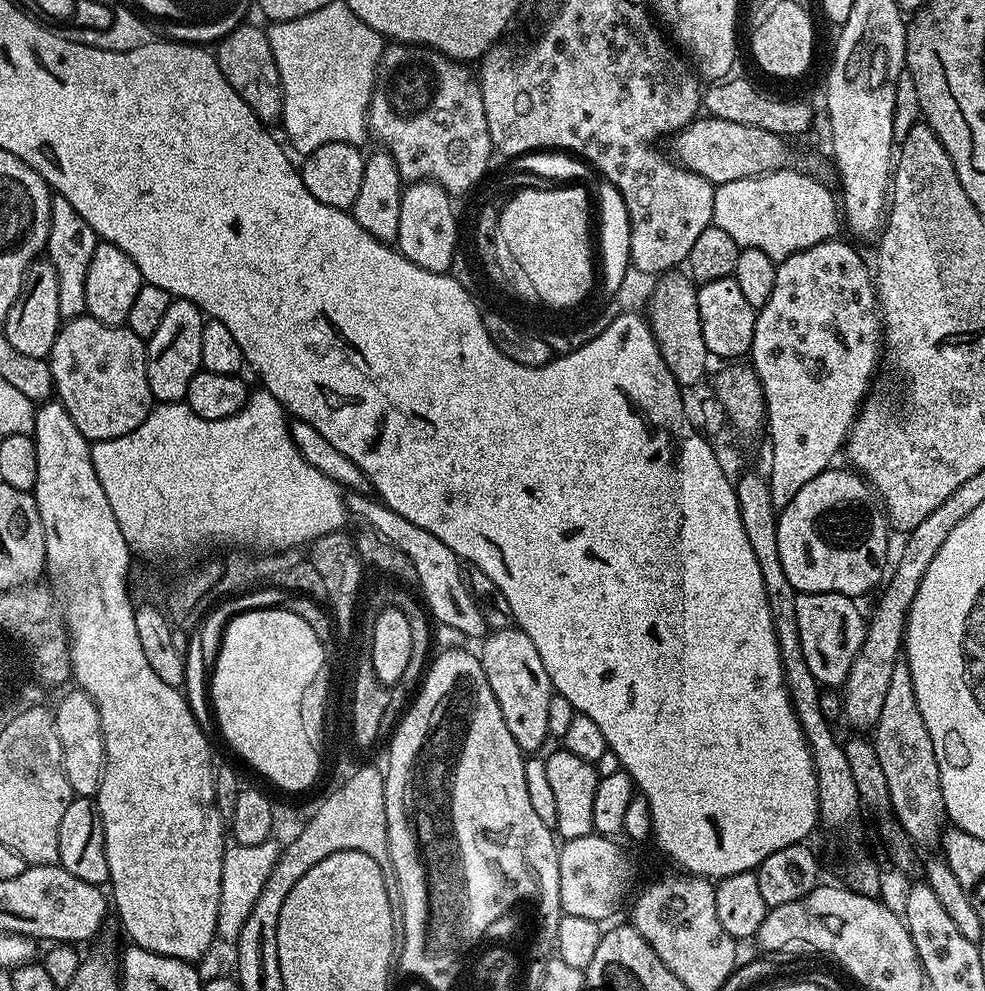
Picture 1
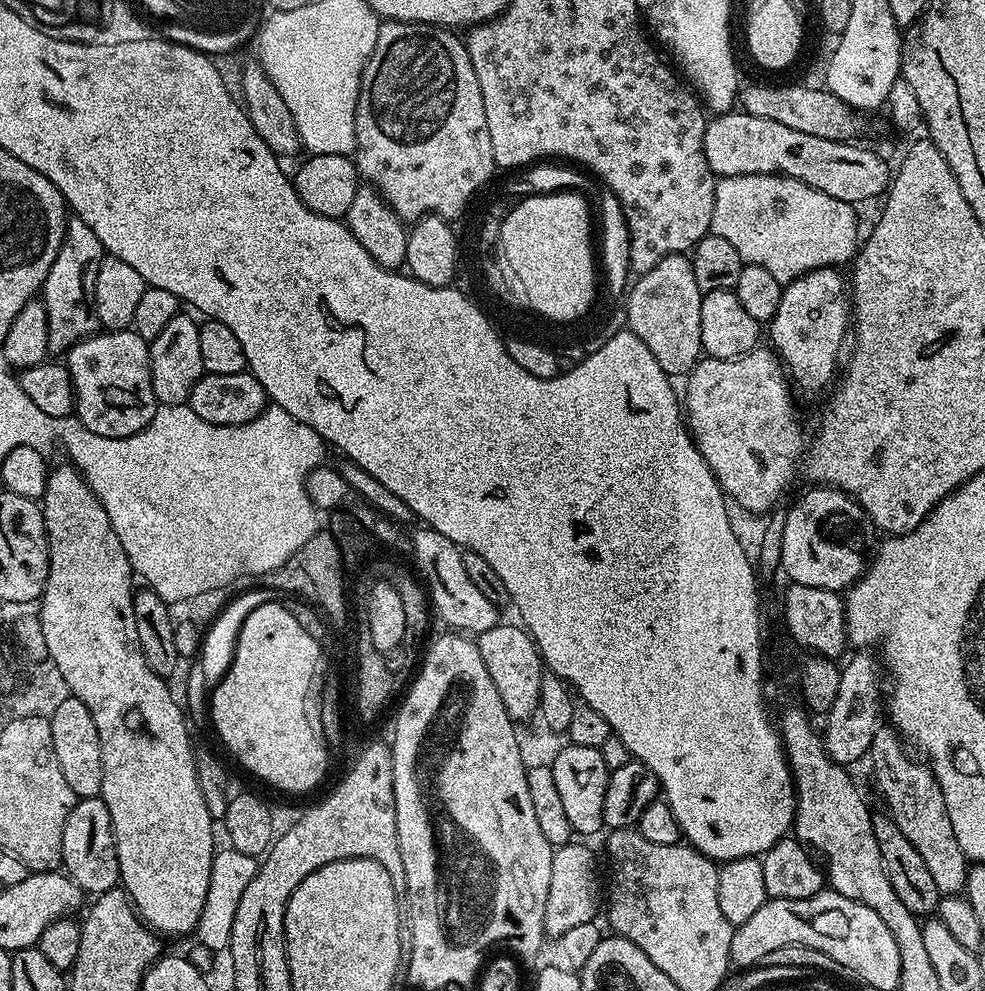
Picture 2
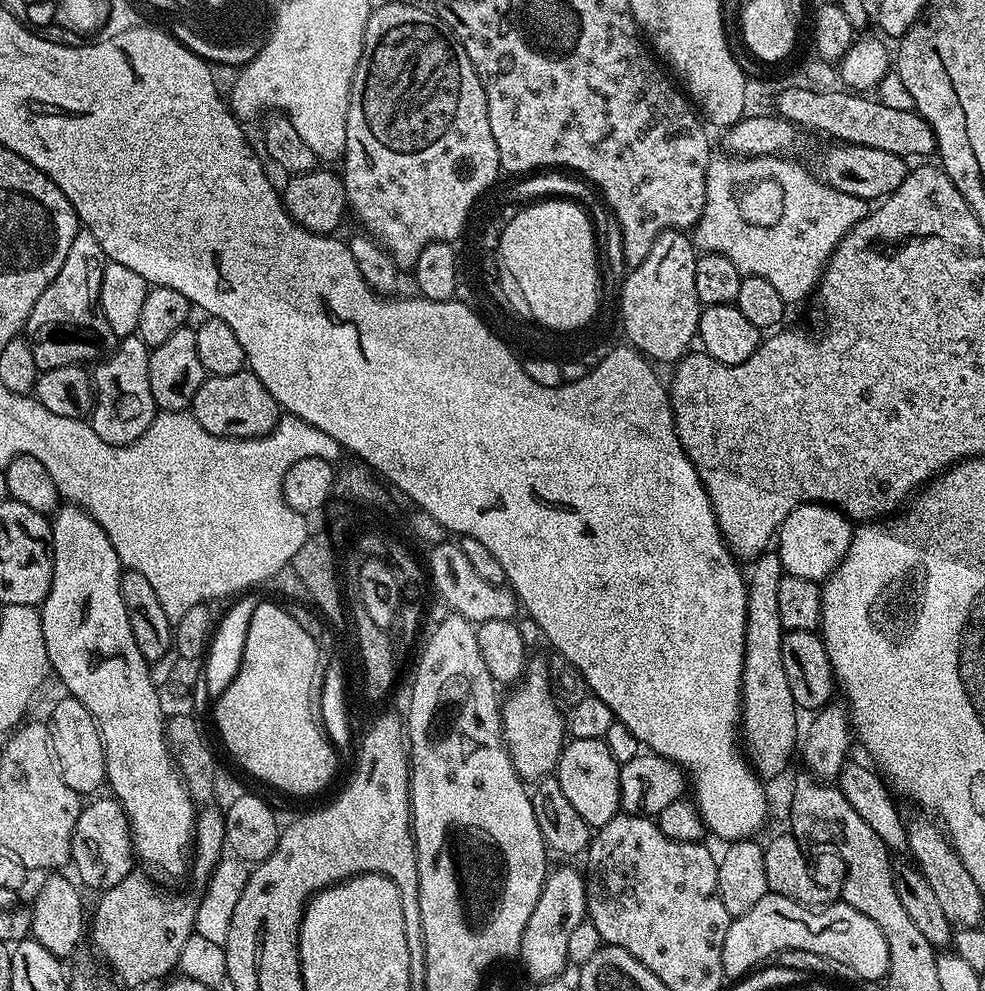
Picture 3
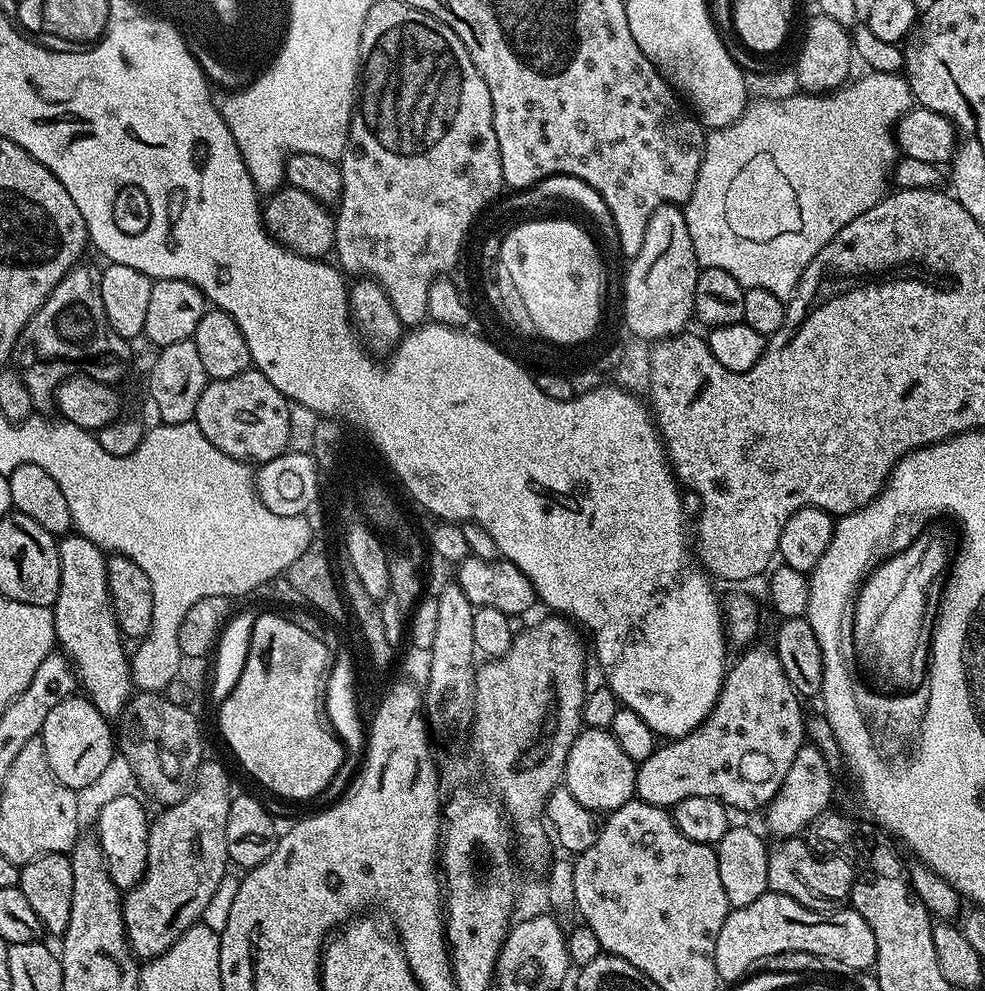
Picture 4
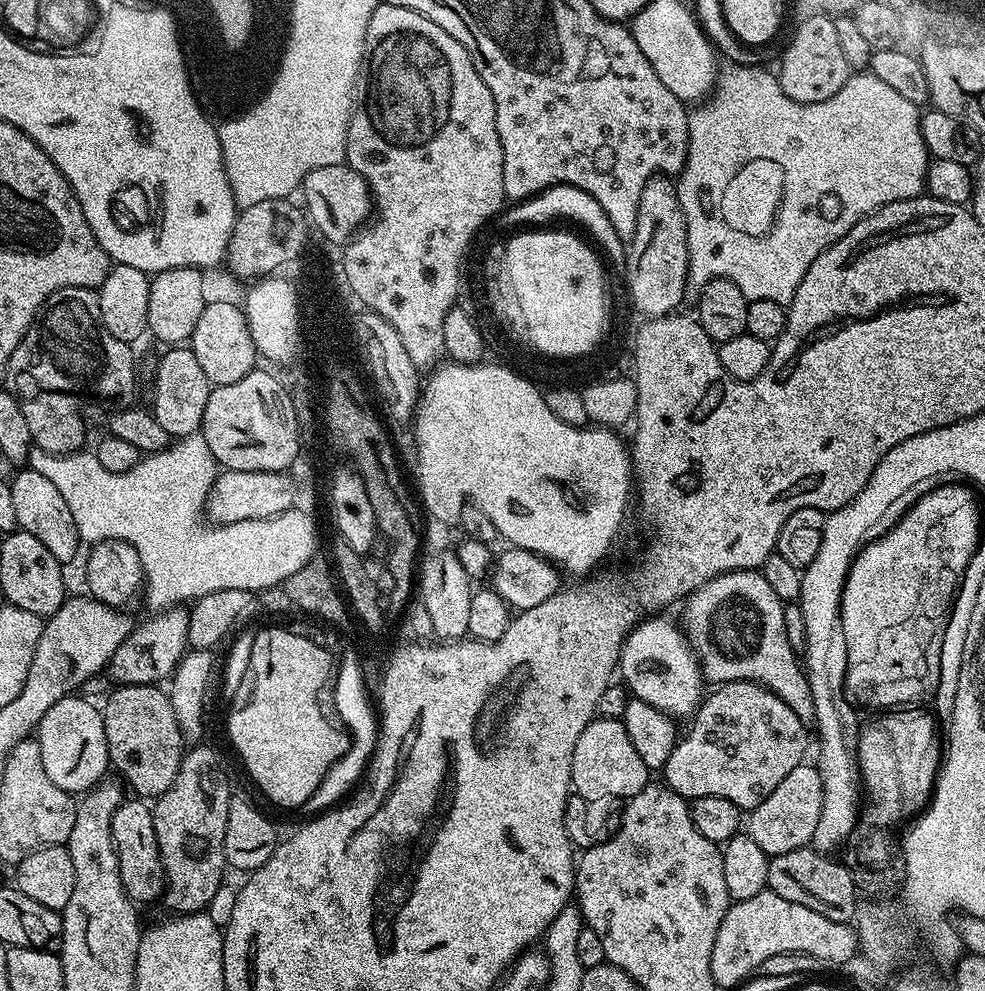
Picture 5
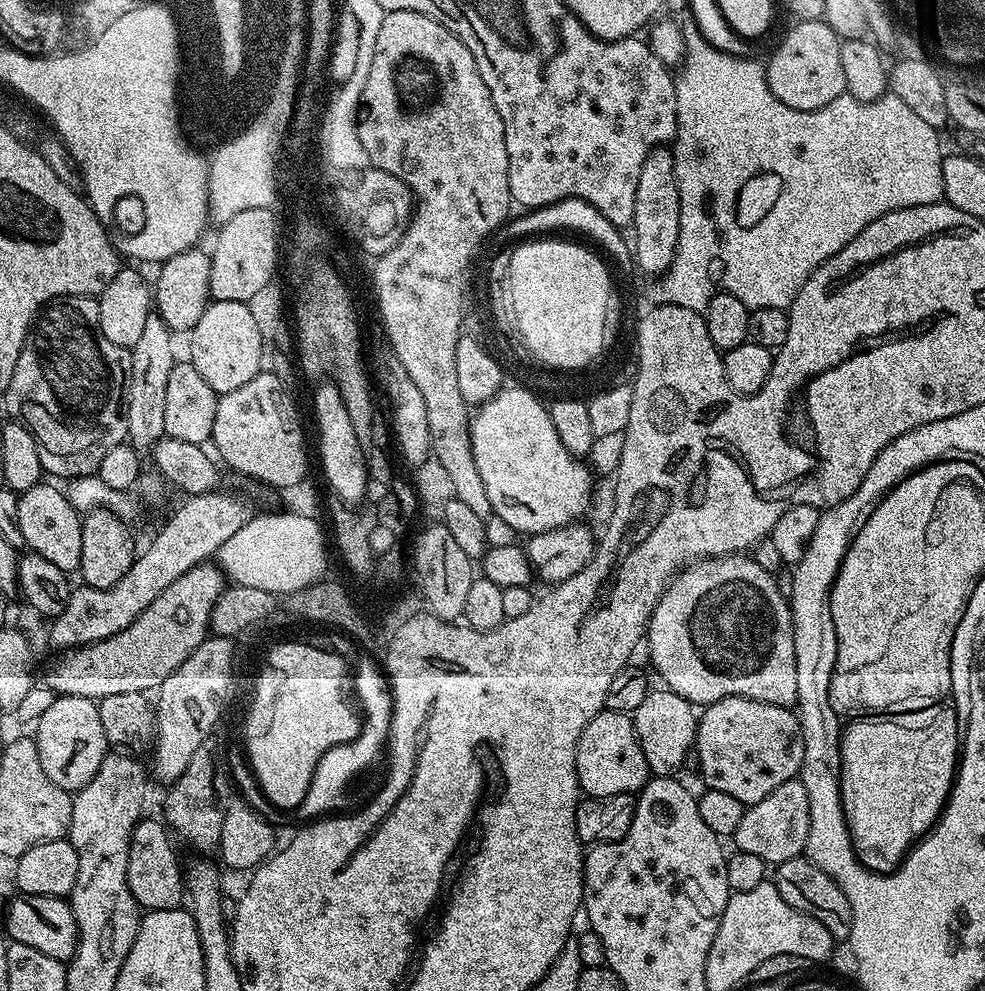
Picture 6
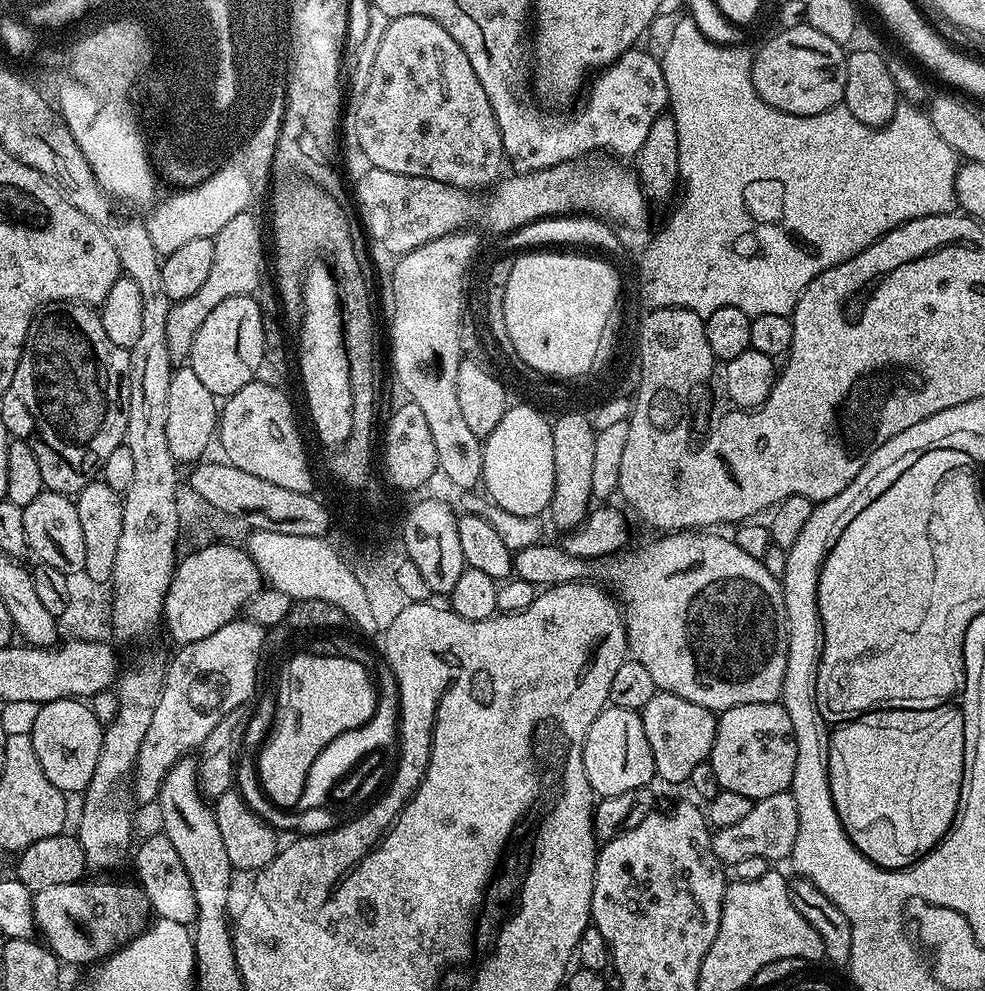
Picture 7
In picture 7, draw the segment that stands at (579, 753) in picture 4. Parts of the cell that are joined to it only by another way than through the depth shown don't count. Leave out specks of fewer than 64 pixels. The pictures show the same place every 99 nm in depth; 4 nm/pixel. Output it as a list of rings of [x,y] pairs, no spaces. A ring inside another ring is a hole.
[[[611,706],[602,709],[590,730],[586,730],[582,762],[586,766],[586,782],[590,782],[593,793],[600,798],[646,788],[653,783],[651,780],[657,779],[654,754],[650,754],[650,742],[646,742],[640,712],[634,710]]]

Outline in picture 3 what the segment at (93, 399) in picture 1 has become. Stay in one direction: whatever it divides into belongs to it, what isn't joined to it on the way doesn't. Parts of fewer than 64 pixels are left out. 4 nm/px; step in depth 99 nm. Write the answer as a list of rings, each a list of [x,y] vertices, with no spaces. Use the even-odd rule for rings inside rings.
[[[133,334],[119,341],[116,352],[112,352],[91,373],[94,403],[90,423],[94,434],[107,444],[133,444],[145,432],[156,417],[157,406],[154,394],[150,394],[148,373],[149,347]]]

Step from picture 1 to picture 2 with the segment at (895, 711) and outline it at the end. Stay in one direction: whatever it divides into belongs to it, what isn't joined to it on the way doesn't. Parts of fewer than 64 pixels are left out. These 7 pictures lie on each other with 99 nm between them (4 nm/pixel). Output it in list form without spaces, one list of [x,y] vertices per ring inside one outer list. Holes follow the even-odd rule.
[[[882,724],[876,729],[868,751],[876,786],[886,802],[888,815],[925,861],[941,895],[959,895],[967,887],[969,865],[958,846],[944,795],[931,767],[917,765],[904,752],[901,743],[896,730],[889,725]]]

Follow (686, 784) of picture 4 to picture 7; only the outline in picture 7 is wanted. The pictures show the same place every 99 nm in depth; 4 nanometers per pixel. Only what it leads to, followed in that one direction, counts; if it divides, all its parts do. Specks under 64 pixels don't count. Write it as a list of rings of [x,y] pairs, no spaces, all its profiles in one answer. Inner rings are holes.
[[[783,703],[734,706],[717,715],[710,763],[720,788],[734,790],[734,794],[746,794],[746,798],[754,802],[770,798],[770,794],[791,789],[794,762],[798,762],[798,746],[794,738],[794,726],[790,726],[790,714],[786,714]]]

